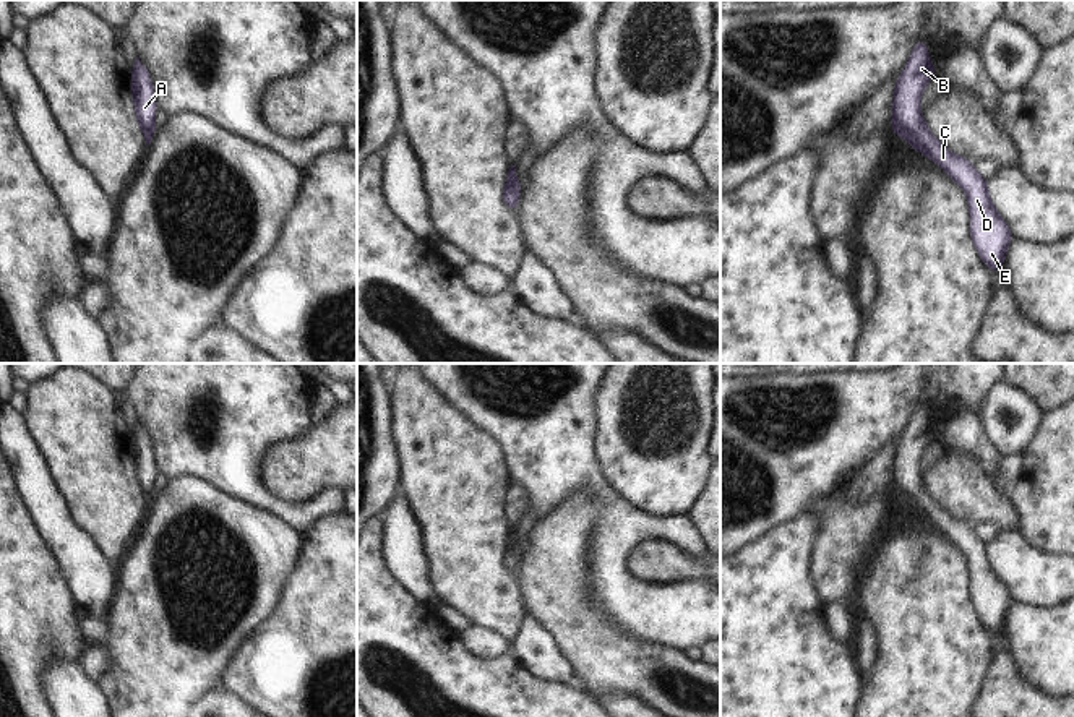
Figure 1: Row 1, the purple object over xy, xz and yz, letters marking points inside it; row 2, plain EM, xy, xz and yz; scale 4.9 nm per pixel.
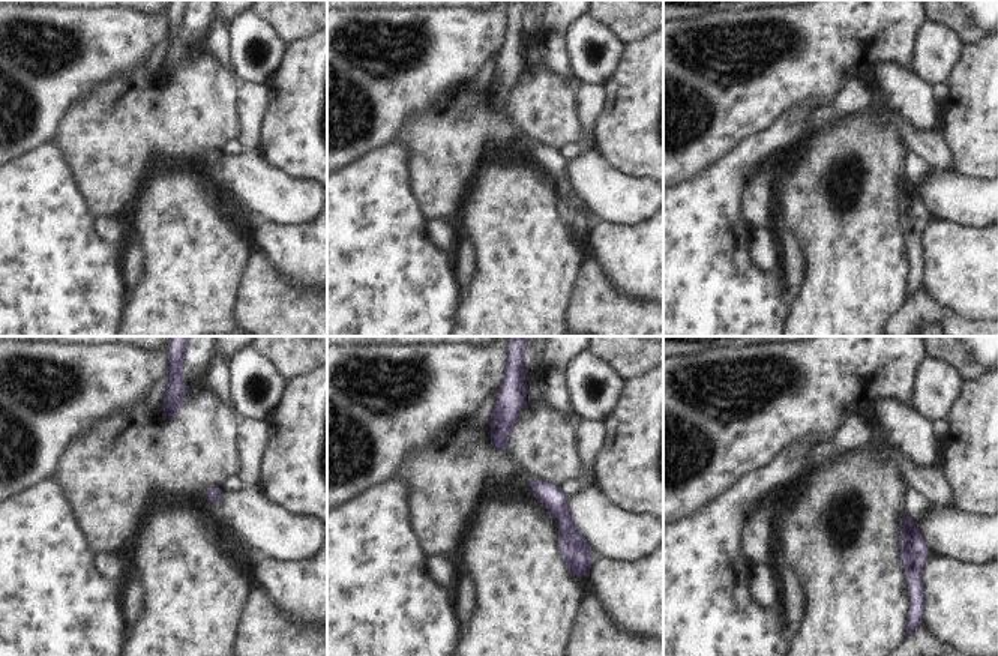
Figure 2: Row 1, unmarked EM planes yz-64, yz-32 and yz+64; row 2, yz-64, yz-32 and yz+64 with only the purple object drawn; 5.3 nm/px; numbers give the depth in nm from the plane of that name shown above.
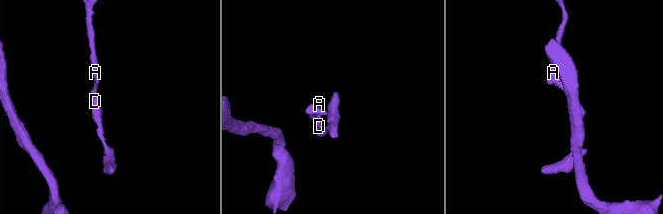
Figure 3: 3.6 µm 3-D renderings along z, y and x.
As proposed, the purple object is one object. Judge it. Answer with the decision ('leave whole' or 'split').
leave whole

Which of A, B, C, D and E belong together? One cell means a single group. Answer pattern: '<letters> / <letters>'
A B C D E

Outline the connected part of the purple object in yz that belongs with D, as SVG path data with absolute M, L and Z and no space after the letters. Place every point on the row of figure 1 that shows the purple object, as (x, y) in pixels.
M920 37L894 91L892 133L904 136L913 151L925 152L939 164L967 191L969 211L972 214L969 224L972 240L988 269L998 273L1004 264L1004 255L1014 237L991 203L988 180L975 170L972 162L947 151L928 131L928 125L920 112L920 97L934 75L938 71L930 62L928 45Z

